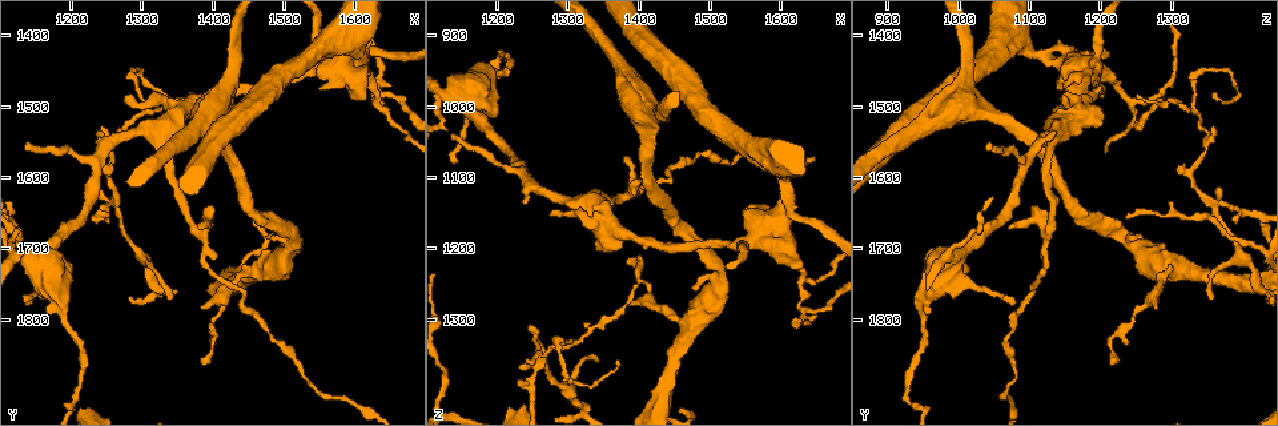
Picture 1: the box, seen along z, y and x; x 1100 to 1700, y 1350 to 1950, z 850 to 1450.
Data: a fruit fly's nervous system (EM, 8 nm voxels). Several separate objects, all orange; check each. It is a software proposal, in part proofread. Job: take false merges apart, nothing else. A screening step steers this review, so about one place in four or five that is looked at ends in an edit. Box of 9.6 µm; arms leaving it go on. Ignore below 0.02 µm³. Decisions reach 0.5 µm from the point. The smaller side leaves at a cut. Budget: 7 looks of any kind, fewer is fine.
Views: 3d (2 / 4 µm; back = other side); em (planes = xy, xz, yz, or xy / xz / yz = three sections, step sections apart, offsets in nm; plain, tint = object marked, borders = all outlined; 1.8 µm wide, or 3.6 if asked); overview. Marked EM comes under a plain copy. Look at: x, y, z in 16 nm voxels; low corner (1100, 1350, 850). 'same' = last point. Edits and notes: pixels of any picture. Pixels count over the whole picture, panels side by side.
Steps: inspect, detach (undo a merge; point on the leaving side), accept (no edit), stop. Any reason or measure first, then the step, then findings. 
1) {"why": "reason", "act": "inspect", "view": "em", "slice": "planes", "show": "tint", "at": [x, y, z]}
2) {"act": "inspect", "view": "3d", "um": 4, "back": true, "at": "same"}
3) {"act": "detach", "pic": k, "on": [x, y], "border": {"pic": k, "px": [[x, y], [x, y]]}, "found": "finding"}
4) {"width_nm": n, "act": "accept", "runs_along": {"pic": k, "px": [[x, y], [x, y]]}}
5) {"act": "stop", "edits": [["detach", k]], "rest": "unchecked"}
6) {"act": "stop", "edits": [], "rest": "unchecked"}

{"why": "abrupt turn", "act": "inspect", "view": "em", "um": 3.6, "slice": "xz", "step": 8, "show": "tint", "at": [1250, 1595, 1325]}

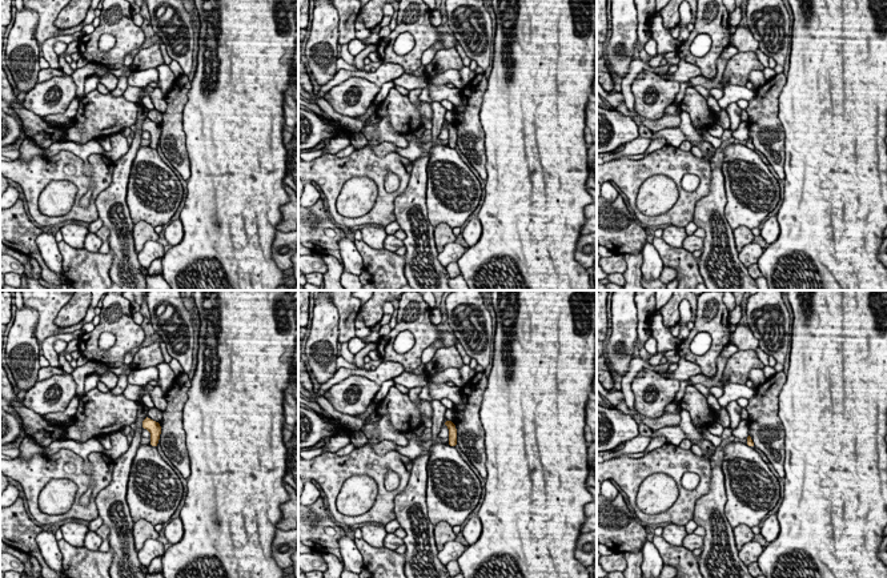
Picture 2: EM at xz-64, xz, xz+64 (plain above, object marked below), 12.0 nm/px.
{"act": "accept", "runs_along": {"pic": 2, "px": [[446, 422], [452, 428], [454, 444]]}, "found": "all the same cell"}

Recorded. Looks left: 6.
{"why": "calibre changes", "act": "inspect", "view": "em", "slice": "planes", "show": "borders", "at": [1335, 1495, 1170]}

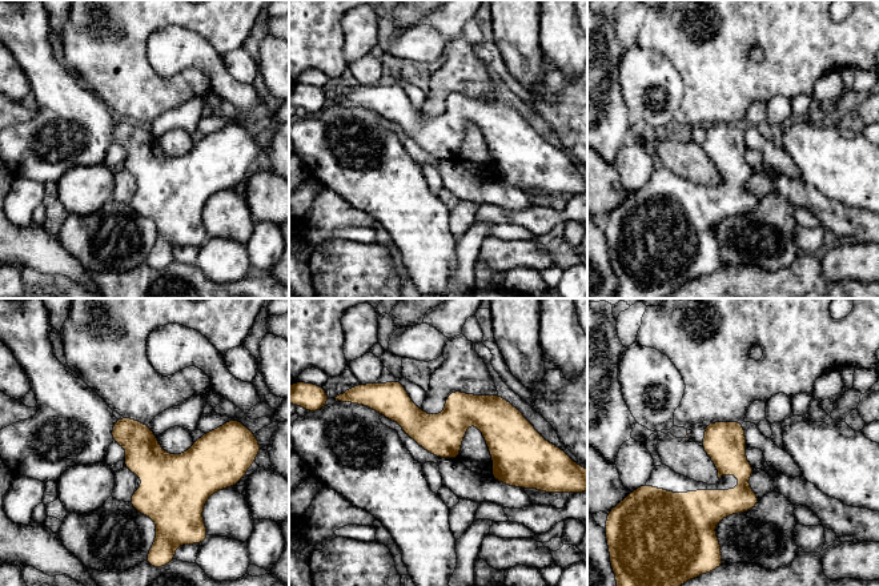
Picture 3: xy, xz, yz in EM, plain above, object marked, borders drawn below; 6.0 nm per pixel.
{"act": "accept", "found": "continuous, no second cell"}

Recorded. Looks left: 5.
{"why": "small branch off a trunk", "act": "inspect", "view": "em", "um": 3.6, "slice": "planes", "show": "tint", "at": [1620, 1420, 1155]}

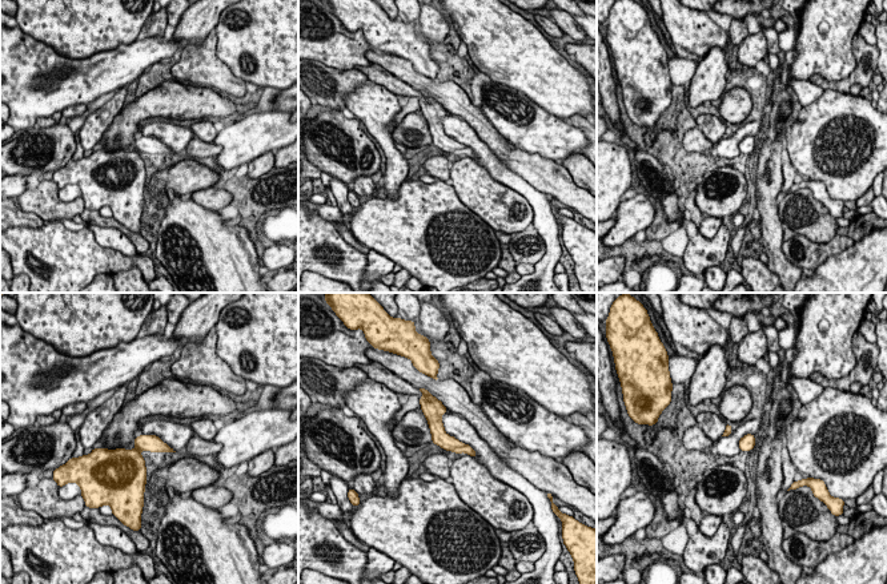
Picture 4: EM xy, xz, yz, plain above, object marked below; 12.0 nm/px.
{"act": "accept", "runs_along": {"pic": 4, "px": [[436, 406], [436, 429], [469, 451]]}, "found": "all the same cell"}

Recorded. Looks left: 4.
{"act": "stop", "edits": [], "rest": "unchecked"}

